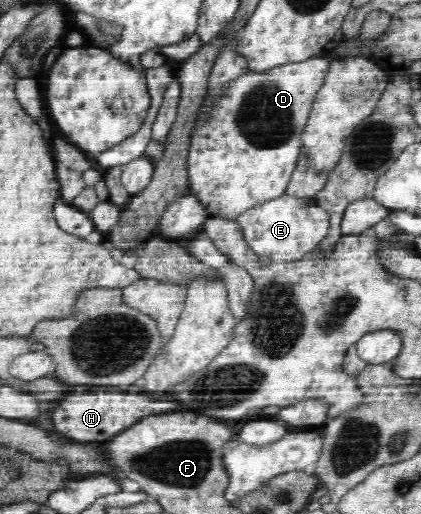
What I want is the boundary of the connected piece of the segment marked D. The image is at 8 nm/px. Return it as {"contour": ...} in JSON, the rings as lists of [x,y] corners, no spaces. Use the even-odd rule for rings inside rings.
{"contour":[[[331,57],[311,58],[281,64],[267,71],[247,71],[227,80],[215,103],[205,110],[190,136],[187,149],[187,175],[190,193],[197,197],[209,217],[236,220],[244,211],[285,194],[300,159],[300,140],[310,117],[314,97],[325,81]]]}

